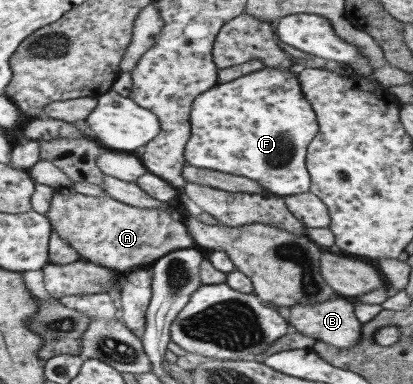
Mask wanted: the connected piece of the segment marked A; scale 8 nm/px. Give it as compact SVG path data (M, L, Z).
M71 188L55 189L50 204L47 217L52 229L77 250L81 259L117 270L121 275L145 268L173 250L197 247L187 226L166 209L133 207L109 195L93 197Z

